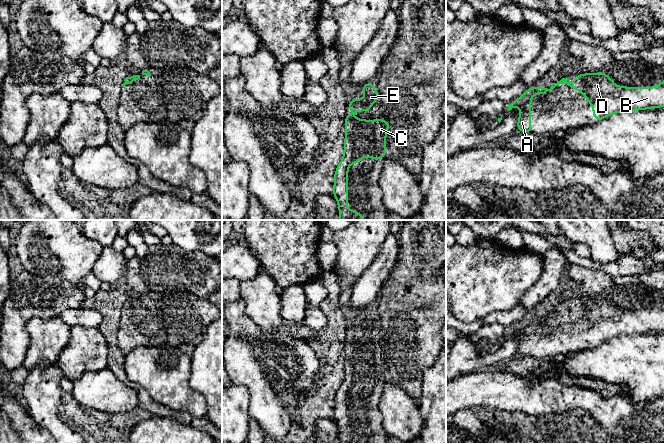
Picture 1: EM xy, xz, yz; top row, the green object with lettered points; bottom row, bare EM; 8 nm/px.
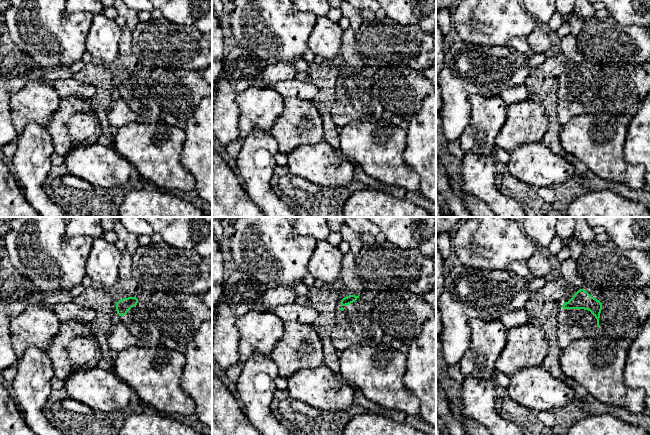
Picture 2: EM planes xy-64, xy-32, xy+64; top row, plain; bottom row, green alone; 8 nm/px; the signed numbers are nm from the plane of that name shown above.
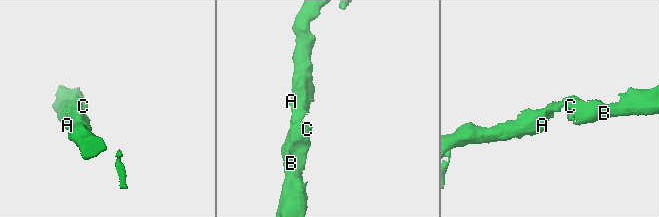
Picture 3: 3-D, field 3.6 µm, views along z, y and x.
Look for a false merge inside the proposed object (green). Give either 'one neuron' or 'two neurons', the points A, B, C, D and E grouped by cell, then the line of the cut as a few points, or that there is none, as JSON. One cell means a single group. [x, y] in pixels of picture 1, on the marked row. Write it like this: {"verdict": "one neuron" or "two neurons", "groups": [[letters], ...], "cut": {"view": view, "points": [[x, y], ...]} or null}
{"verdict": "one neuron", "groups": [["A", "B", "C", "D", "E"]], "cut": null}

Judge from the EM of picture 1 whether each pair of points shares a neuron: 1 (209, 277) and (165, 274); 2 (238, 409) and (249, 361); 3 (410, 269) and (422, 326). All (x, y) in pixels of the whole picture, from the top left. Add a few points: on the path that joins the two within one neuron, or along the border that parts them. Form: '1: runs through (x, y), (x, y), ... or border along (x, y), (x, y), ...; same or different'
1: runs through (198, 274), (176, 274); same
2: border along (232, 383), (243, 385), (248, 391), (249, 409); different
3: runs through (413, 283), (413, 312); same

